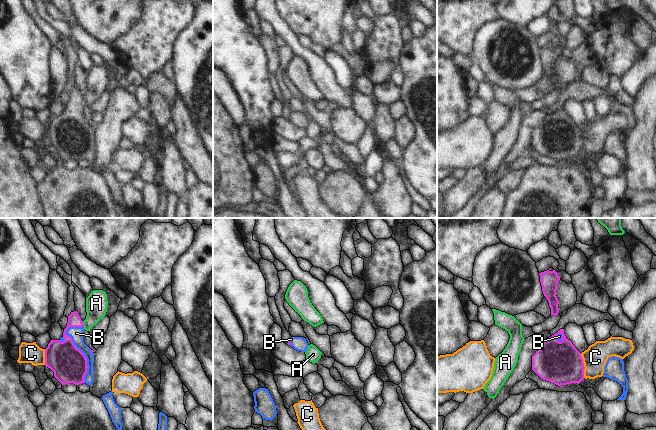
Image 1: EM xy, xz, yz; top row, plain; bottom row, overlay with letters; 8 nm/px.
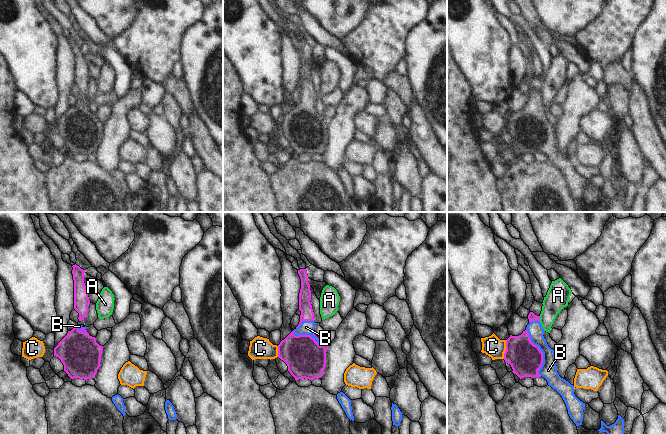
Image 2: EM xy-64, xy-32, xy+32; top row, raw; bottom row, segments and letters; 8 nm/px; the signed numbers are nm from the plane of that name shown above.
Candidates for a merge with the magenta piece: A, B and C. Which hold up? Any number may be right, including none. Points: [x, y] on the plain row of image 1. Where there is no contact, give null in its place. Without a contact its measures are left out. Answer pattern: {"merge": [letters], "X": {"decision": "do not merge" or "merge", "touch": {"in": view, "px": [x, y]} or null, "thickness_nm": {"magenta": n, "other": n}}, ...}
{"merge": ["B"], "A": {"decision": "do not merge", "touch": {"in": "xy", "px": [82, 100]}, "thickness_nm": {"magenta": 160, "other": 180}}, "B": {"decision": "merge", "touch": {"in": "xy", "px": [83, 130]}, "thickness_nm": {"magenta": 280, "other": 110}}, "C": {"decision": "do not merge", "touch": {"in": "yz", "px": [583, 141]}, "thickness_nm": {"magenta": 340, "other": 190}}}

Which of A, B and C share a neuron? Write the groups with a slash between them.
A / B / C

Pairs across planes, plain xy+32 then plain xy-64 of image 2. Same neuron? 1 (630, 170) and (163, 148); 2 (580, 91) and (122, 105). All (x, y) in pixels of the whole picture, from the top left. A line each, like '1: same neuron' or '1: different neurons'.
1: different neurons
2: same neuron

